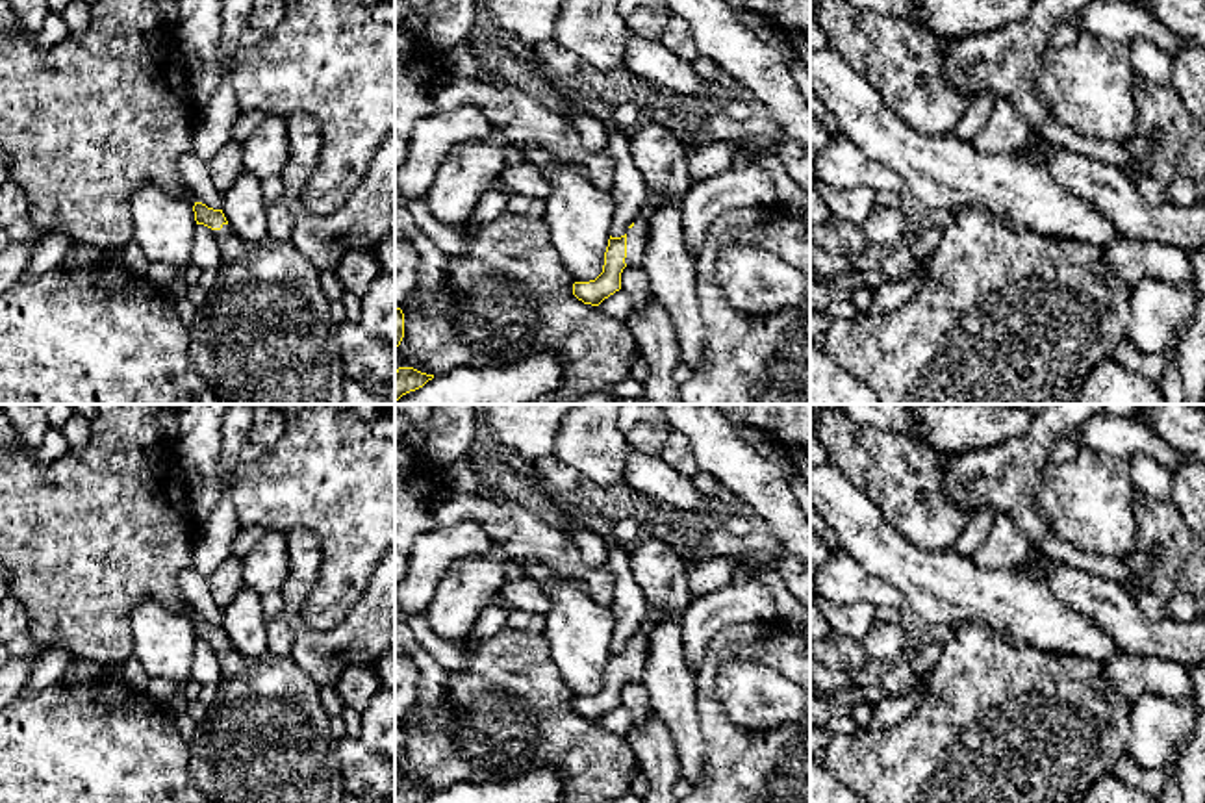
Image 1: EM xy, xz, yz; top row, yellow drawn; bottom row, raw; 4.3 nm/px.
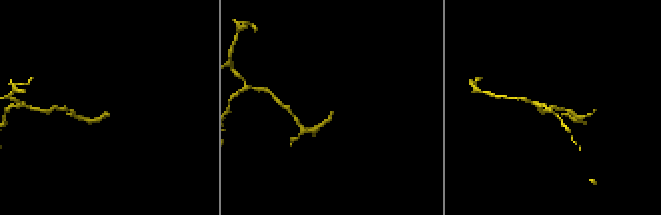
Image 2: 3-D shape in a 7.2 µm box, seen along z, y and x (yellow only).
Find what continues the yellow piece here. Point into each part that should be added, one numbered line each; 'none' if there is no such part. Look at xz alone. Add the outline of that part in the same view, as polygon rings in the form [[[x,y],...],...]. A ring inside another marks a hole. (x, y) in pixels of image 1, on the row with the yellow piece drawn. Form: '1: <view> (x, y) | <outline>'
1: xz (659, 154) | [[[645,121],[628,135],[632,161],[649,187],[649,202],[627,230],[627,267],[641,267],[647,249],[649,219],[654,204],[664,198],[680,202],[693,185],[688,172],[684,145],[660,122]]]

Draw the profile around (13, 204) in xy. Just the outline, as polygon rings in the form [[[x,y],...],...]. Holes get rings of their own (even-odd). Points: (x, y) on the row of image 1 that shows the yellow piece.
[[[9,178],[0,185],[0,228],[24,217],[28,217],[28,198],[20,184]]]

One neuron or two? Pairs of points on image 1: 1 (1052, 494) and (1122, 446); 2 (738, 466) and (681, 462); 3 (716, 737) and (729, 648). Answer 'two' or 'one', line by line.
1: two
2: two
3: one

